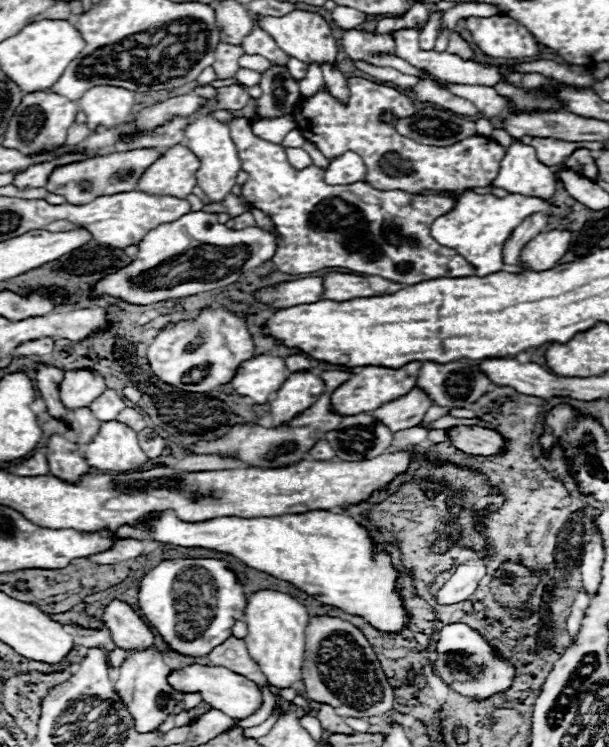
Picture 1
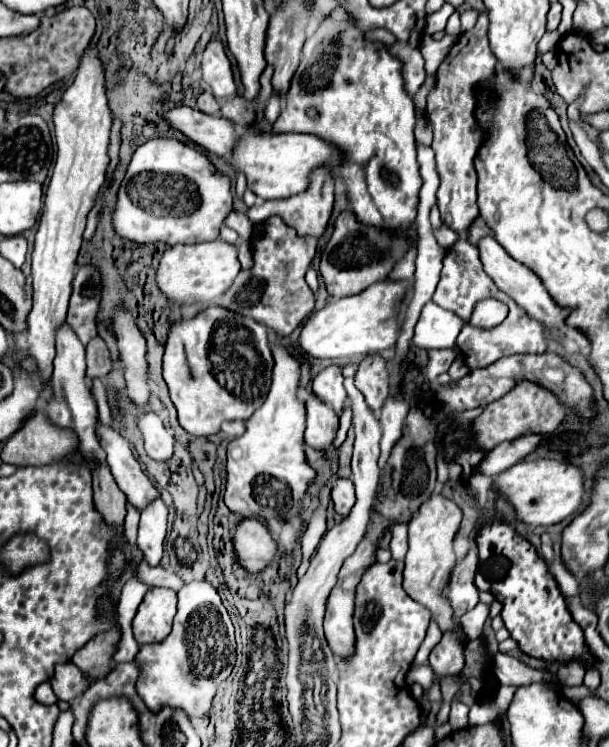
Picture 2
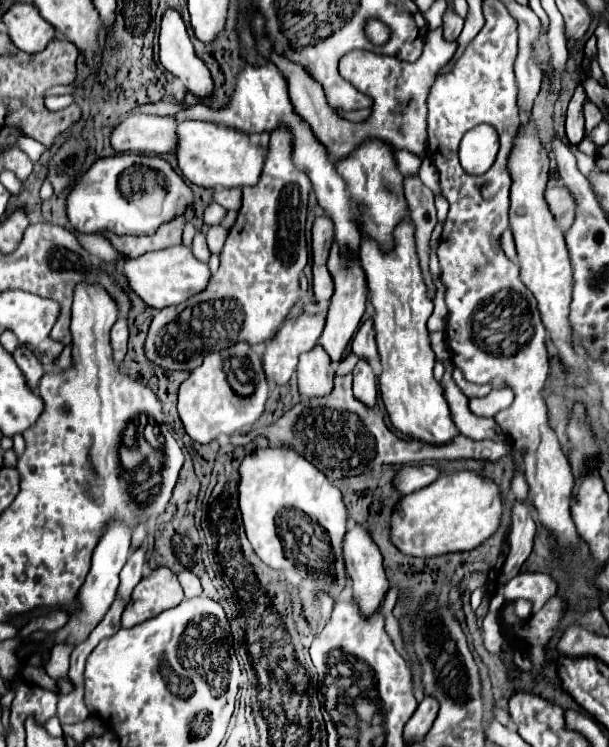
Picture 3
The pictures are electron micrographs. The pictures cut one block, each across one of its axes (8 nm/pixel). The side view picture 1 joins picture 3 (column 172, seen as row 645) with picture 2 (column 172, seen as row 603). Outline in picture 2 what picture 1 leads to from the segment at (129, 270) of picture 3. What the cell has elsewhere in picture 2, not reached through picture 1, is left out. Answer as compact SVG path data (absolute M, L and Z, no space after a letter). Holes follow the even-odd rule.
M212 240L212 242L200 242L200 244L188 244L188 246L170 246L158 266L156 280L160 290L174 302L182 306L190 304L210 304L226 290L236 278L238 268L238 248L234 244L228 244L224 240Z

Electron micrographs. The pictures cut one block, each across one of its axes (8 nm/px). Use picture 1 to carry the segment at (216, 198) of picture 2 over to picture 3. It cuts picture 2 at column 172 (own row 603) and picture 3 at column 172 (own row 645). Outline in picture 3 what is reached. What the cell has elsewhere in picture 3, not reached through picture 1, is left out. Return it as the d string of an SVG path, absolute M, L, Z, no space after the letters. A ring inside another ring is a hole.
M116 154L96 160L72 188L66 210L74 230L82 234L112 232L118 236L150 236L194 204L194 194L174 168L158 156Z

